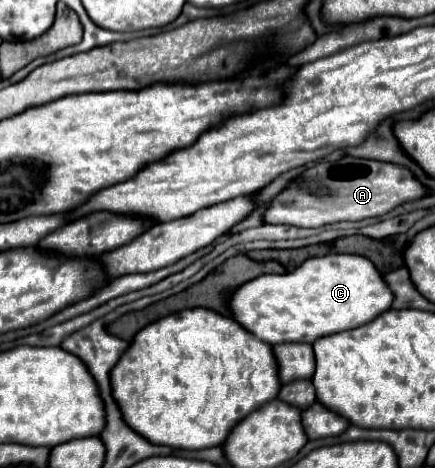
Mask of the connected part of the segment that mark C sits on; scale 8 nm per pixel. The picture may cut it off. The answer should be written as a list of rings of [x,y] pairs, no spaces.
[[[328,254],[310,258],[290,274],[258,276],[230,296],[232,318],[258,340],[276,346],[284,342],[312,344],[320,336],[352,330],[392,304],[392,292],[368,258],[352,254]]]

